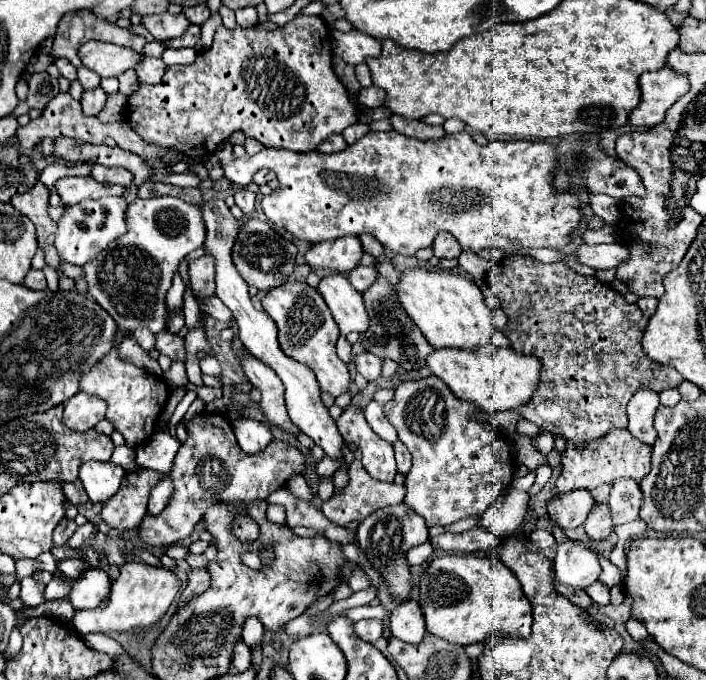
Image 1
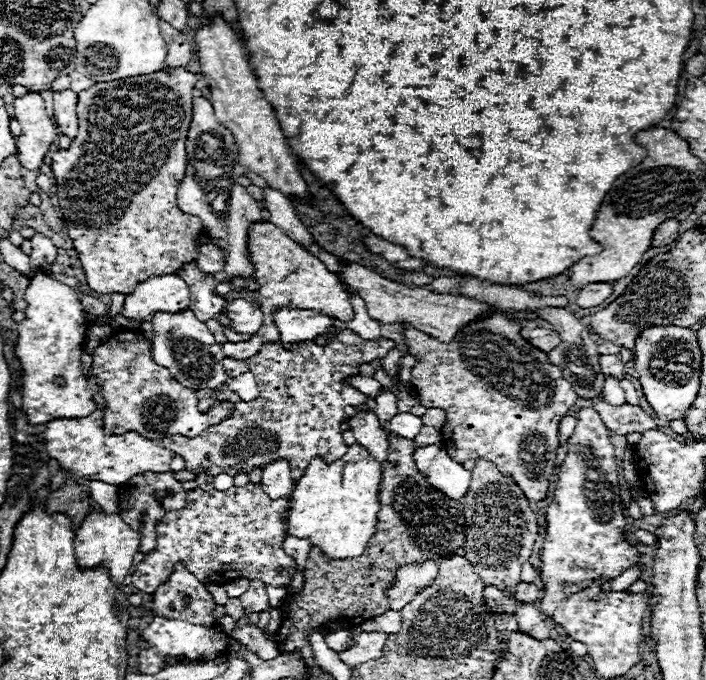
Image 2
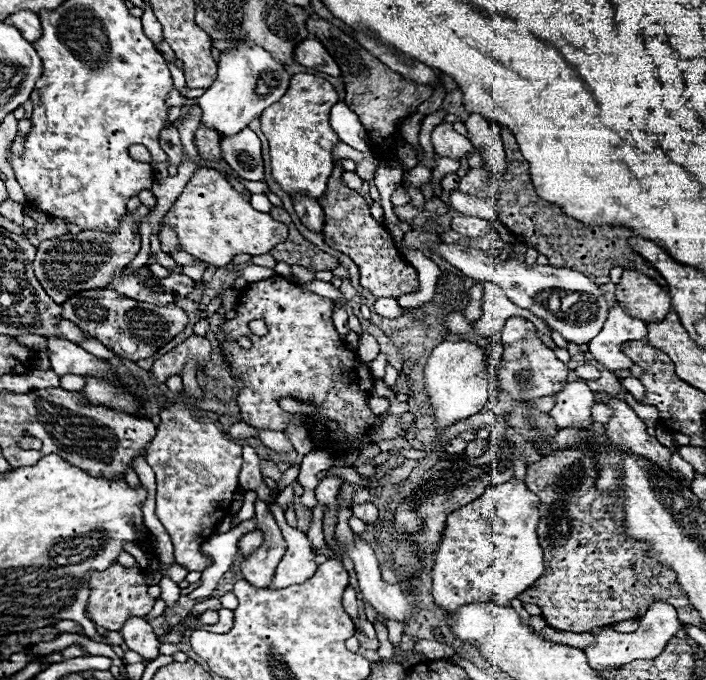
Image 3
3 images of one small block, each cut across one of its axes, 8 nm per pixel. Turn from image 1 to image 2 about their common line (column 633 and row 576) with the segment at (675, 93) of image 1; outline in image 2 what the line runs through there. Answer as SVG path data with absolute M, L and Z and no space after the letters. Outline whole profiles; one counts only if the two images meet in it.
M92 510L82 520L80 528L76 530L76 538L74 538L74 550L76 550L78 564L82 568L90 568L90 566L98 566L100 562L104 562L104 566L110 570L112 582L116 584L120 584L124 576L128 574L132 566L132 558L138 552L138 544L140 544L140 534L132 530L128 524L124 524L124 520L118 514L108 514L108 512L98 512L98 510Z

